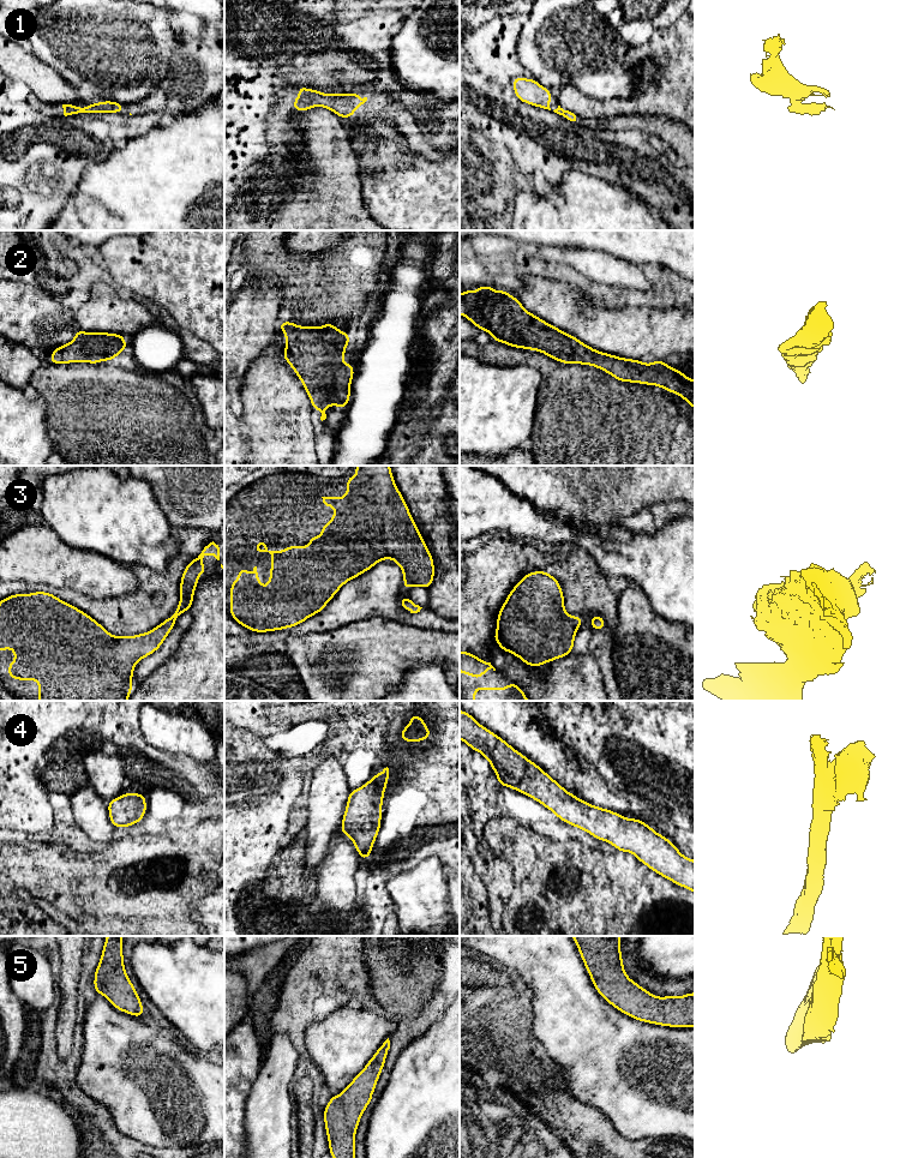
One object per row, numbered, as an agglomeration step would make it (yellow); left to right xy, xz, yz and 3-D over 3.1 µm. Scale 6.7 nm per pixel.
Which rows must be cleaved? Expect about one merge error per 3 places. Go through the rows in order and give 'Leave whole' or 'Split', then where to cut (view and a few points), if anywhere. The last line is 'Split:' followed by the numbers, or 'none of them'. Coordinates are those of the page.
1: Leave whole. No split
2: Leave whole. No split
3: Leave whole. No split
4: Leave whole. No split
5: Leave whole. No split
Split: none of them

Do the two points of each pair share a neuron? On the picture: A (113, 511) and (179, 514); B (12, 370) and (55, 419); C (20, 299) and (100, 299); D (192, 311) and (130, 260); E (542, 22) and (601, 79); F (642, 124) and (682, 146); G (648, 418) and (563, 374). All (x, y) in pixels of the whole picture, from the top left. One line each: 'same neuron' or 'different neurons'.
A: different neurons
B: different neurons
C: different neurons
D: same neuron
E: same neuron
F: same neuron
G: same neuron

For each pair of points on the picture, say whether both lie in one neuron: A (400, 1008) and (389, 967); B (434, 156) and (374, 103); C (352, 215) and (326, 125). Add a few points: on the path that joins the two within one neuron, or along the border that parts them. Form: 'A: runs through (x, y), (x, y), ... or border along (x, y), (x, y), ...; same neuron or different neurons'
A: runs through (400, 998), (398, 977); same neuron
B: runs through (419, 142), (390, 110); same neuron
C: runs through (329, 192), (326, 148); same neuron

